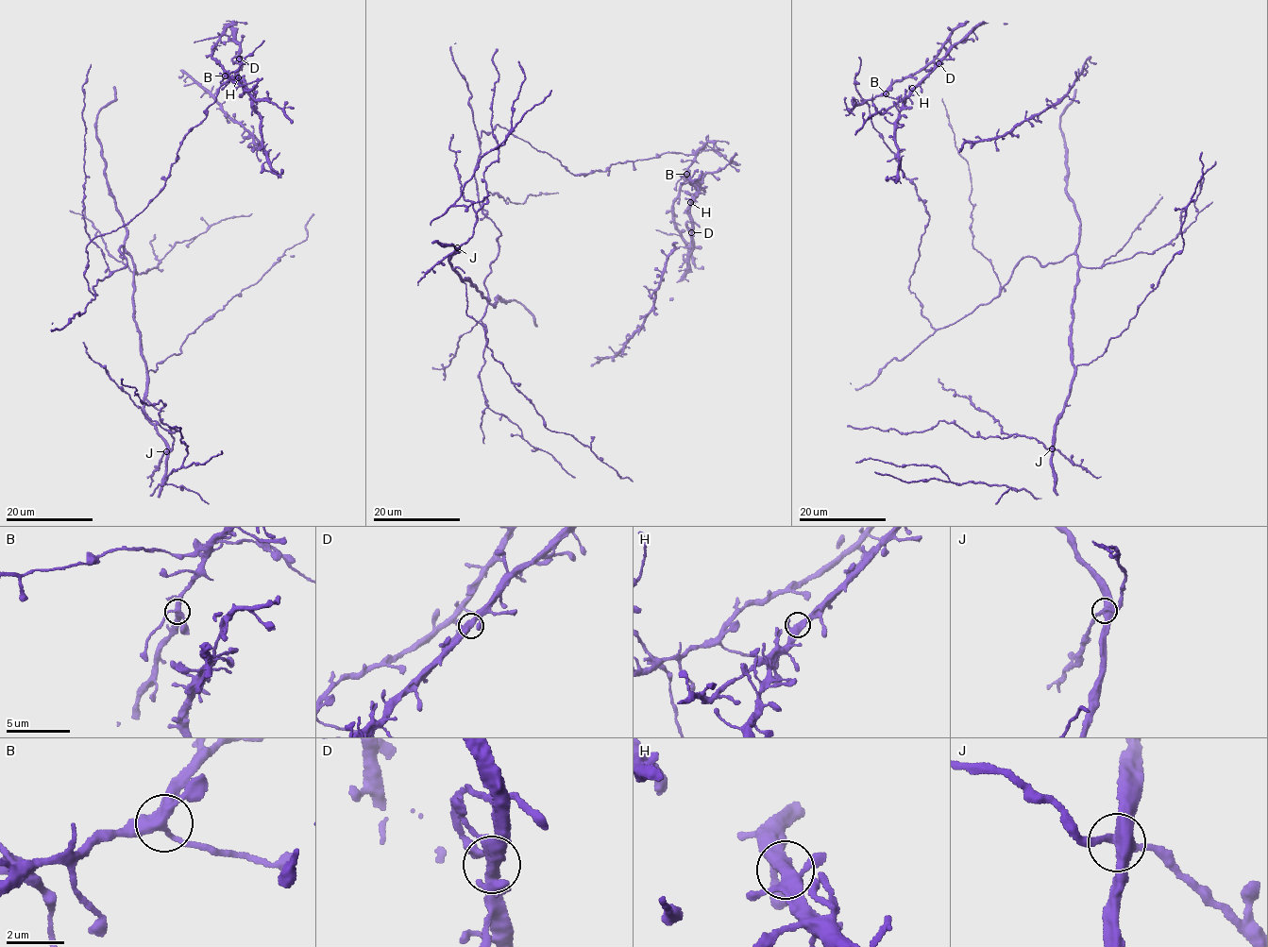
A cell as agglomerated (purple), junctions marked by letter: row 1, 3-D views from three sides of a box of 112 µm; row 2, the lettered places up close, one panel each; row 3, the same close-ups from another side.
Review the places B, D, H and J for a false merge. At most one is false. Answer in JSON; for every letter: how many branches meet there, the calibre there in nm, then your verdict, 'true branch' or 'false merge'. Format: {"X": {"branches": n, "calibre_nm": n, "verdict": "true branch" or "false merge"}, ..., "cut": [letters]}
{"B": {"branches": 4, "calibre_nm": 380, "verdict": "true branch"}, "D": {"branches": 4, "calibre_nm": 400, "verdict": "true branch"}, "H": {"branches": 4, "calibre_nm": 400, "verdict": "true branch"}, "J": {"branches": 4, "calibre_nm": 460, "verdict": "false merge"}, "cut": ["J"]}

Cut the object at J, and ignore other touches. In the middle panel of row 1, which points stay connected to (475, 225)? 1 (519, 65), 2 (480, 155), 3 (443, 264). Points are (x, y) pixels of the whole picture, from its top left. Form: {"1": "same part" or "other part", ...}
{"1": "other part", "2": "other part", "3": "same part"}

